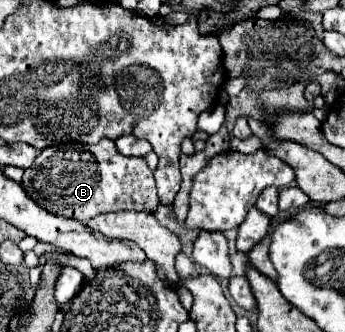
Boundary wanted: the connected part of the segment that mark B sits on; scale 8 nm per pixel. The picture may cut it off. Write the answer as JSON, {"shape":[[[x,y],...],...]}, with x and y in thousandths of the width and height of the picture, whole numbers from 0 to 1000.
{"shape":[[[296,419],[272,437],[186,431],[133,443],[110,461],[99,497],[70,515],[64,563],[87,599],[133,636],[174,654],[209,654],[232,672],[319,636],[441,642],[464,611],[441,509],[423,497],[417,473],[348,467],[336,431],[319,419]]]}

